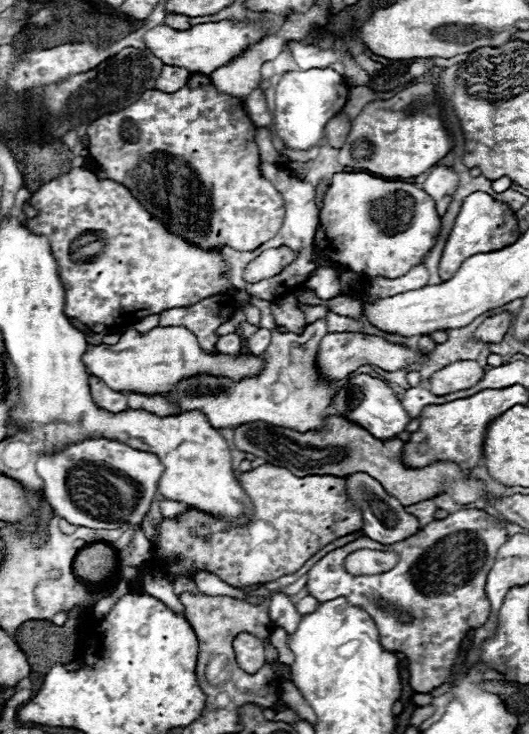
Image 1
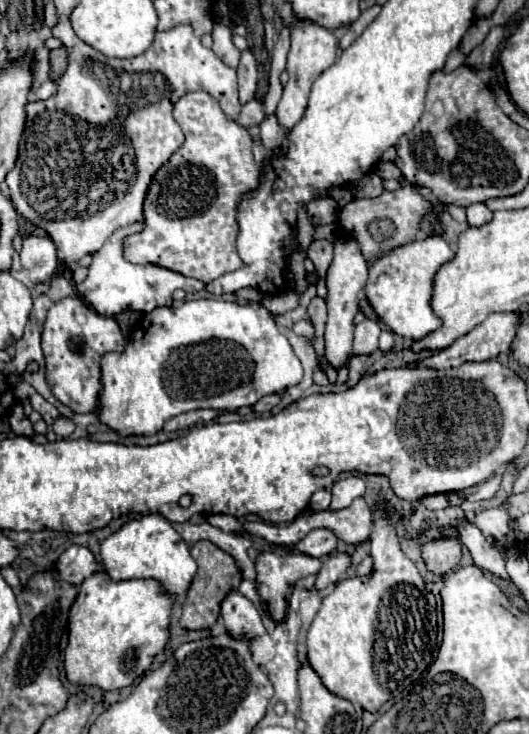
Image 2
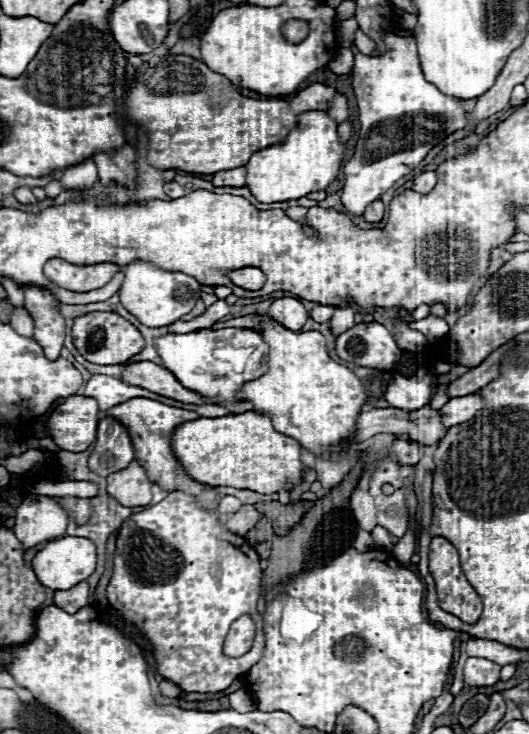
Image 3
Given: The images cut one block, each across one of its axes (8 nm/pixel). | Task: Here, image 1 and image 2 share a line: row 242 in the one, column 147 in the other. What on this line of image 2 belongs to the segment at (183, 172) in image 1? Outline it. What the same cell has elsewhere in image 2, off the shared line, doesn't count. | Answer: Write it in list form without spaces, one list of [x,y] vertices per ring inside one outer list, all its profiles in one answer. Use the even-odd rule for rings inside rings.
[[[190,92],[186,96],[182,96],[176,106],[174,106],[174,118],[176,122],[182,126],[184,130],[184,136],[186,136],[186,142],[182,144],[182,148],[156,172],[152,184],[150,184],[150,190],[146,194],[146,202],[144,202],[144,224],[146,228],[140,232],[140,234],[132,234],[126,238],[124,242],[124,252],[126,252],[126,258],[134,264],[158,264],[158,266],[164,266],[164,268],[170,268],[174,272],[182,272],[184,276],[190,276],[190,278],[196,278],[204,284],[212,282],[214,278],[222,276],[222,274],[228,274],[232,270],[238,270],[238,266],[242,266],[242,260],[238,258],[238,252],[236,252],[236,236],[238,236],[238,204],[240,200],[248,194],[248,192],[254,192],[256,186],[258,186],[258,166],[252,158],[252,140],[250,140],[250,134],[246,128],[242,128],[238,122],[232,122],[224,116],[222,108],[218,106],[218,102],[206,94],[206,92]]]

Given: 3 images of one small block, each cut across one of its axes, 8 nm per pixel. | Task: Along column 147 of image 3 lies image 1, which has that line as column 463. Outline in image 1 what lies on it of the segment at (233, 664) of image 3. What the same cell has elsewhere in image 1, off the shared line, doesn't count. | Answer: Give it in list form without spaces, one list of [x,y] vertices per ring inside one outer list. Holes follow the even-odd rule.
[[[474,508],[458,510],[444,520],[430,522],[418,534],[414,534],[414,536],[402,540],[402,542],[396,542],[396,544],[378,544],[378,542],[364,536],[364,538],[358,538],[354,542],[348,542],[342,548],[332,550],[308,570],[310,580],[308,580],[306,586],[308,586],[308,592],[318,602],[326,602],[326,600],[334,600],[338,596],[346,596],[354,606],[360,606],[362,610],[366,610],[372,616],[372,620],[376,622],[376,628],[380,632],[380,644],[390,652],[396,650],[396,652],[405,654],[408,661],[410,686],[414,688],[414,692],[426,694],[432,688],[446,682],[446,678],[452,674],[452,666],[454,666],[460,642],[466,636],[466,632],[470,628],[482,626],[488,620],[490,600],[486,598],[486,590],[484,590],[486,574],[490,572],[490,568],[494,564],[494,558],[496,558],[496,552],[506,542],[506,538],[508,538],[508,534],[506,534],[506,528],[504,528],[502,520],[486,514],[484,510],[474,510]],[[358,548],[370,548],[370,550],[382,550],[382,552],[392,552],[394,550],[400,560],[392,570],[386,570],[382,574],[352,576],[344,568],[344,560],[350,552],[356,552]],[[378,598],[388,600],[396,608],[402,608],[402,612],[406,612],[410,616],[410,622],[400,622],[396,612],[380,608],[376,604]]]

